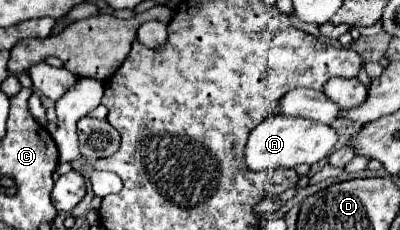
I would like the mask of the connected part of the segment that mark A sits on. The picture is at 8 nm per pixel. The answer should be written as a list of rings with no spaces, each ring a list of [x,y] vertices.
[[[272,115],[266,117],[256,129],[252,129],[246,143],[246,165],[252,171],[268,171],[276,167],[296,167],[300,163],[314,165],[328,157],[338,141],[334,127],[324,123],[314,123],[312,119],[292,117],[292,115]]]

